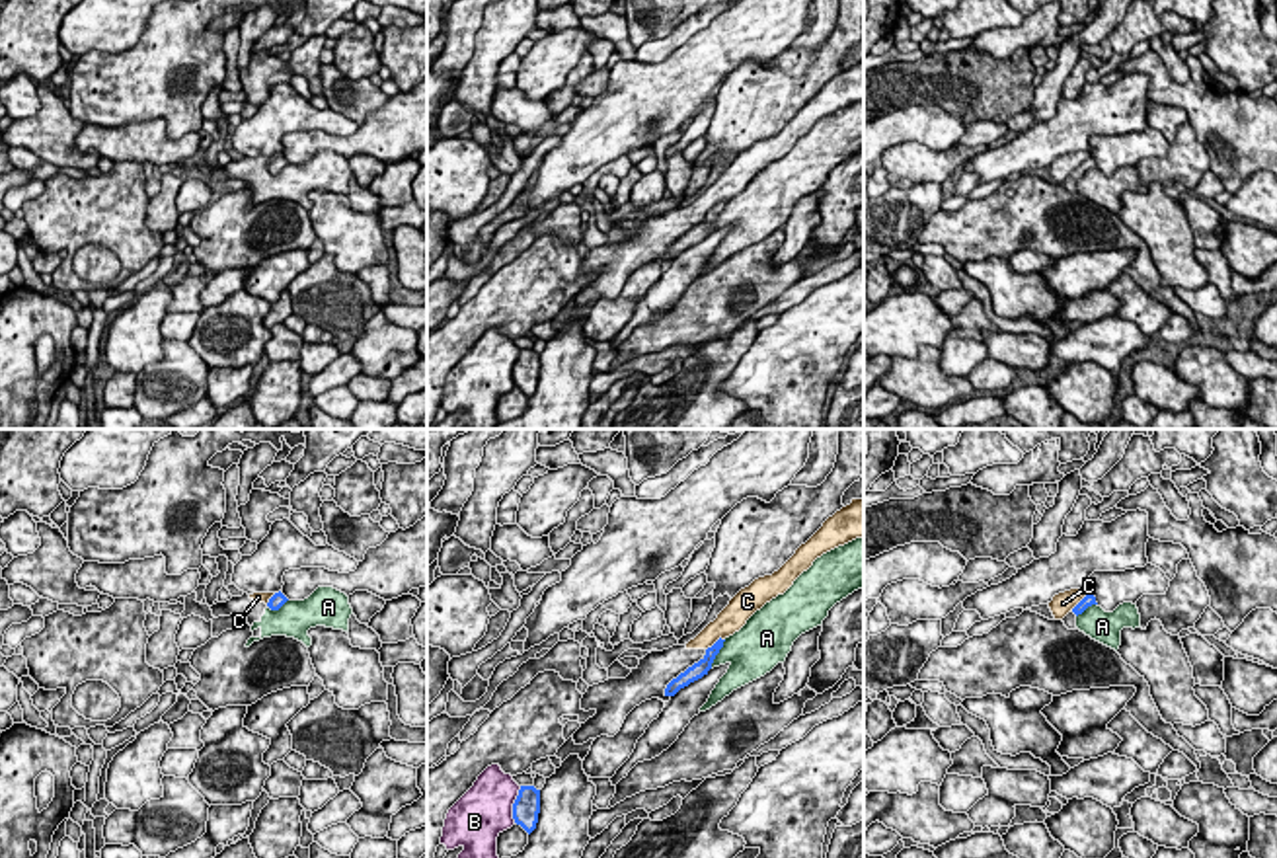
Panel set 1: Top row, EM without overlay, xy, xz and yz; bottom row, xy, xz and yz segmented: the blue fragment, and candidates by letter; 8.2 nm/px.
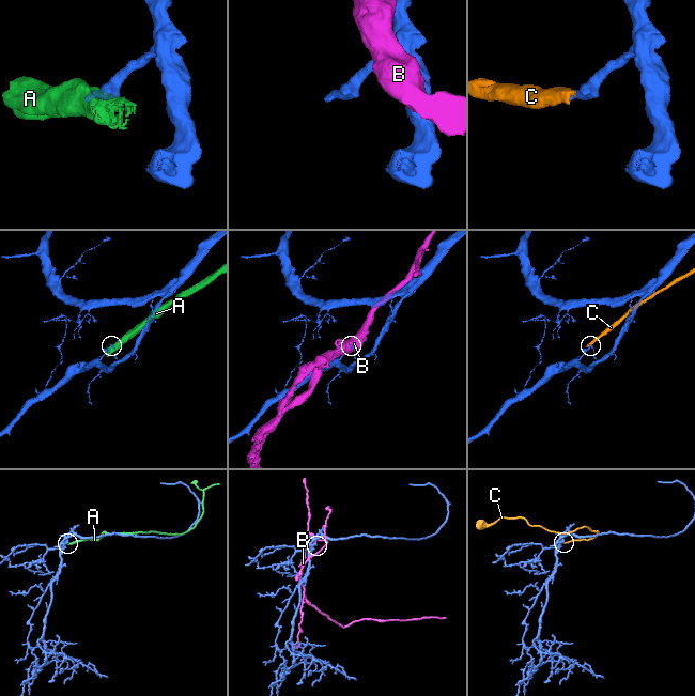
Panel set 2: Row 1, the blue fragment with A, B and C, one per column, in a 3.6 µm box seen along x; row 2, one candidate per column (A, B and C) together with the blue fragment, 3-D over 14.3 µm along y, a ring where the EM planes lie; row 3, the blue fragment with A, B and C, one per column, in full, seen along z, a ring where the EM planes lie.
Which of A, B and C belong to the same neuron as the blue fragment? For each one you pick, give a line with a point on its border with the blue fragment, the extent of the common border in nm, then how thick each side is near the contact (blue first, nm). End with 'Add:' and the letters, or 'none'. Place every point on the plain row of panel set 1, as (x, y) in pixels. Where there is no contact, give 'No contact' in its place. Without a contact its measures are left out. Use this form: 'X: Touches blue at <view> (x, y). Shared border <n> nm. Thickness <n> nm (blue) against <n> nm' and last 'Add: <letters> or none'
Add: none

